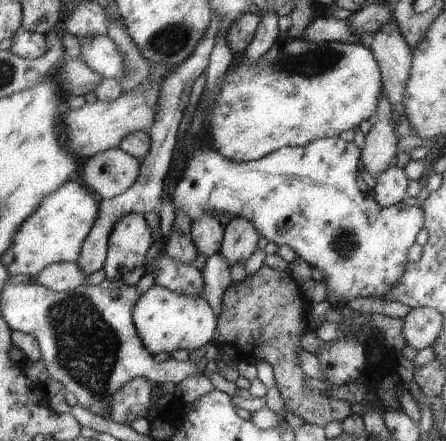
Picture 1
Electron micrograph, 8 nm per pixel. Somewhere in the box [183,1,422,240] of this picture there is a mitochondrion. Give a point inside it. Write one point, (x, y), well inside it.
(313, 63)

